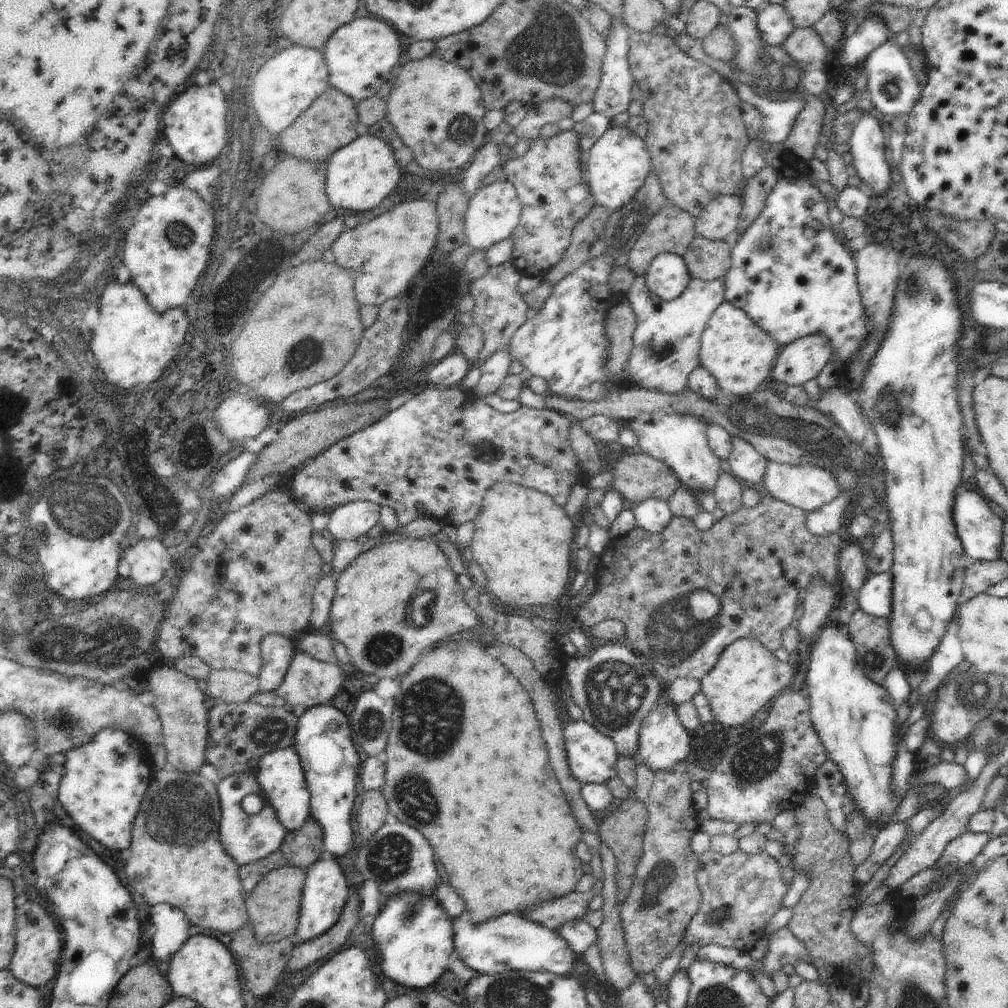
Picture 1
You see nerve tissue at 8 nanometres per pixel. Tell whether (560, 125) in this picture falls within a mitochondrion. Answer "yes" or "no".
no

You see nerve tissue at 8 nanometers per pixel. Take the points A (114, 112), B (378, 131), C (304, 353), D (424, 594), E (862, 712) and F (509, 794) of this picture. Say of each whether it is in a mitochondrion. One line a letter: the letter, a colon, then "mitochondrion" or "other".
A: other
B: other
C: mitochondrion
D: mitochondrion
E: other
F: other

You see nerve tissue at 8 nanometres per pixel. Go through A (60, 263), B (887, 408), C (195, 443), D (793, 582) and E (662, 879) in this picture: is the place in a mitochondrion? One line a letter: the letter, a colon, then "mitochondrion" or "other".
A: mitochondrion
B: mitochondrion
C: other
D: other
E: mitochondrion

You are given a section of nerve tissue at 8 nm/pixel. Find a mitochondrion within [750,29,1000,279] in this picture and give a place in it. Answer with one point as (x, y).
(890, 88)

